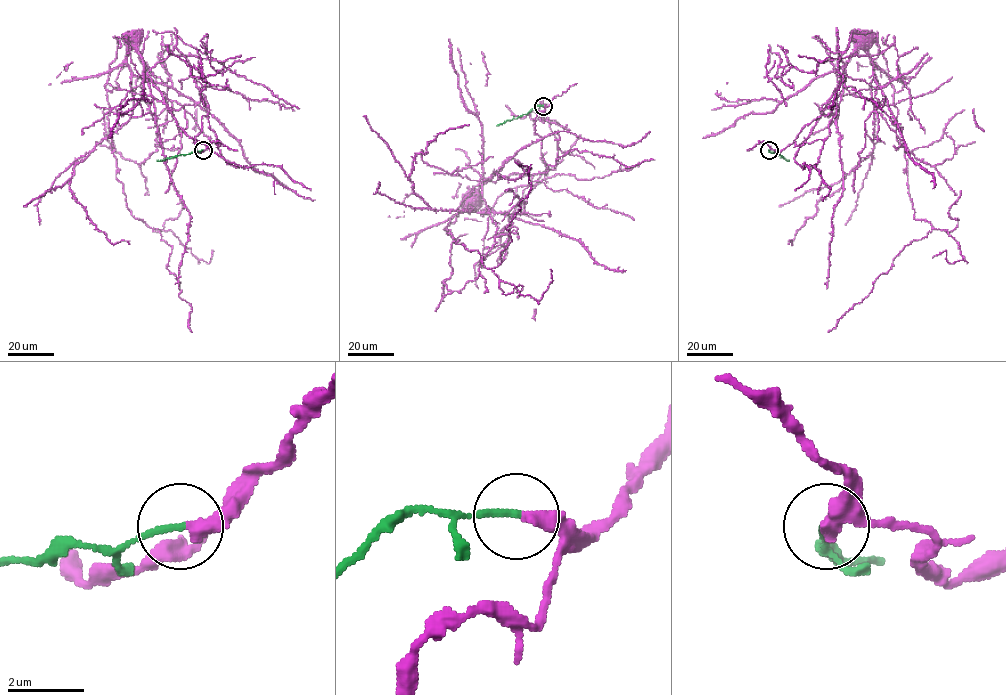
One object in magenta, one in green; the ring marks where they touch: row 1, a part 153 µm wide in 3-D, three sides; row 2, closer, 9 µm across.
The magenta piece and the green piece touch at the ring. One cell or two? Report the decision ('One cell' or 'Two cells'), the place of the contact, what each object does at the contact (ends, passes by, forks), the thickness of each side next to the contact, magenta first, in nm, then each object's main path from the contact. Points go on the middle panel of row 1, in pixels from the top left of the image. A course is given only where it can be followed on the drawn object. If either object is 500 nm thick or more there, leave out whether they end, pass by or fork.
Two cells. Place: (543, 106). At the ring magenta ends. At the ring green ends. Thickness 380 nm (magenta) against 180 nm. Course of magenta: (543, 106), (534, 128), (548, 168), (486, 180), (467, 196). Course of green: (543, 106), (536, 105), (526, 114), (496, 126)

